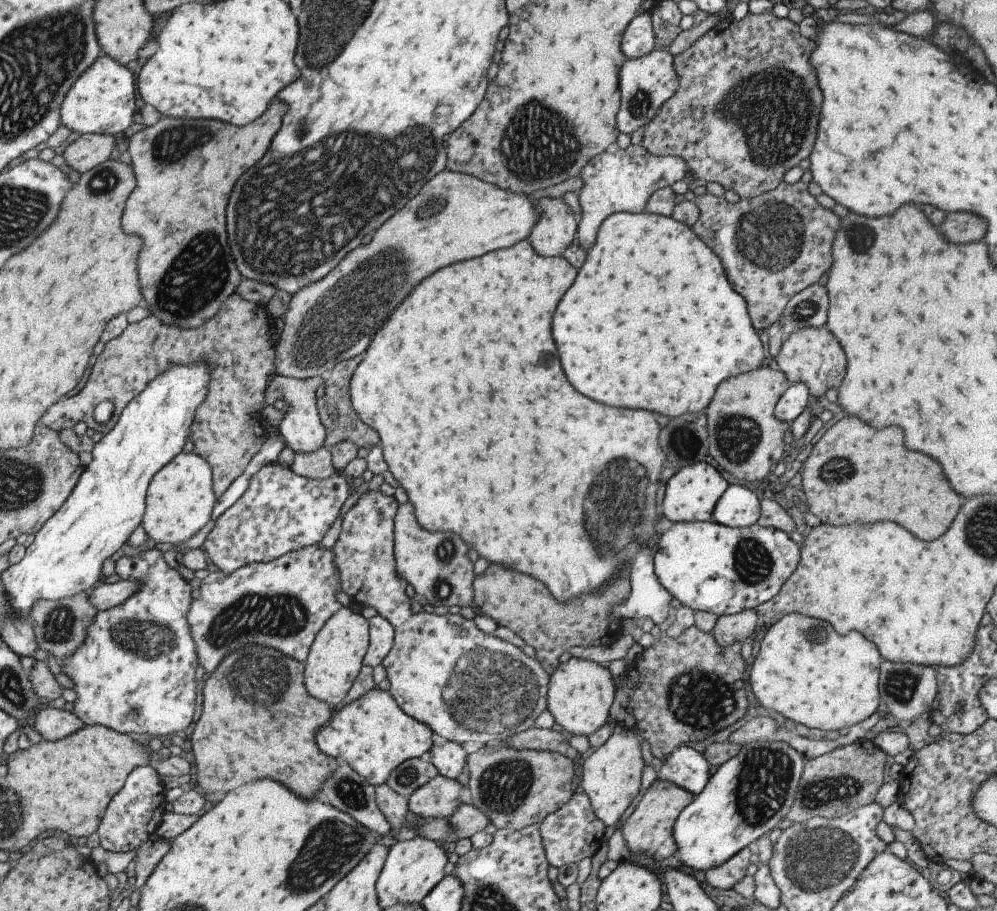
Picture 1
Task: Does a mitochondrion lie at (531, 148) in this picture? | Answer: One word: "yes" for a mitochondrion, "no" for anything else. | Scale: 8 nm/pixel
yes

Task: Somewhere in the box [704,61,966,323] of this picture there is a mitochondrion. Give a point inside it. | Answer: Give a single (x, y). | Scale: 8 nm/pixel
(773, 110)

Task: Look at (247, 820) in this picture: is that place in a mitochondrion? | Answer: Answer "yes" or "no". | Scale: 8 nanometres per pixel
no

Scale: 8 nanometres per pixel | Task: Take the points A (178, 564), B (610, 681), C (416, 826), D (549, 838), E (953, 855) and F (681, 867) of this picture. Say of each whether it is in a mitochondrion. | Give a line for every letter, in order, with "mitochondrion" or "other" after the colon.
A: other
B: other
C: other
D: other
E: other
F: other

